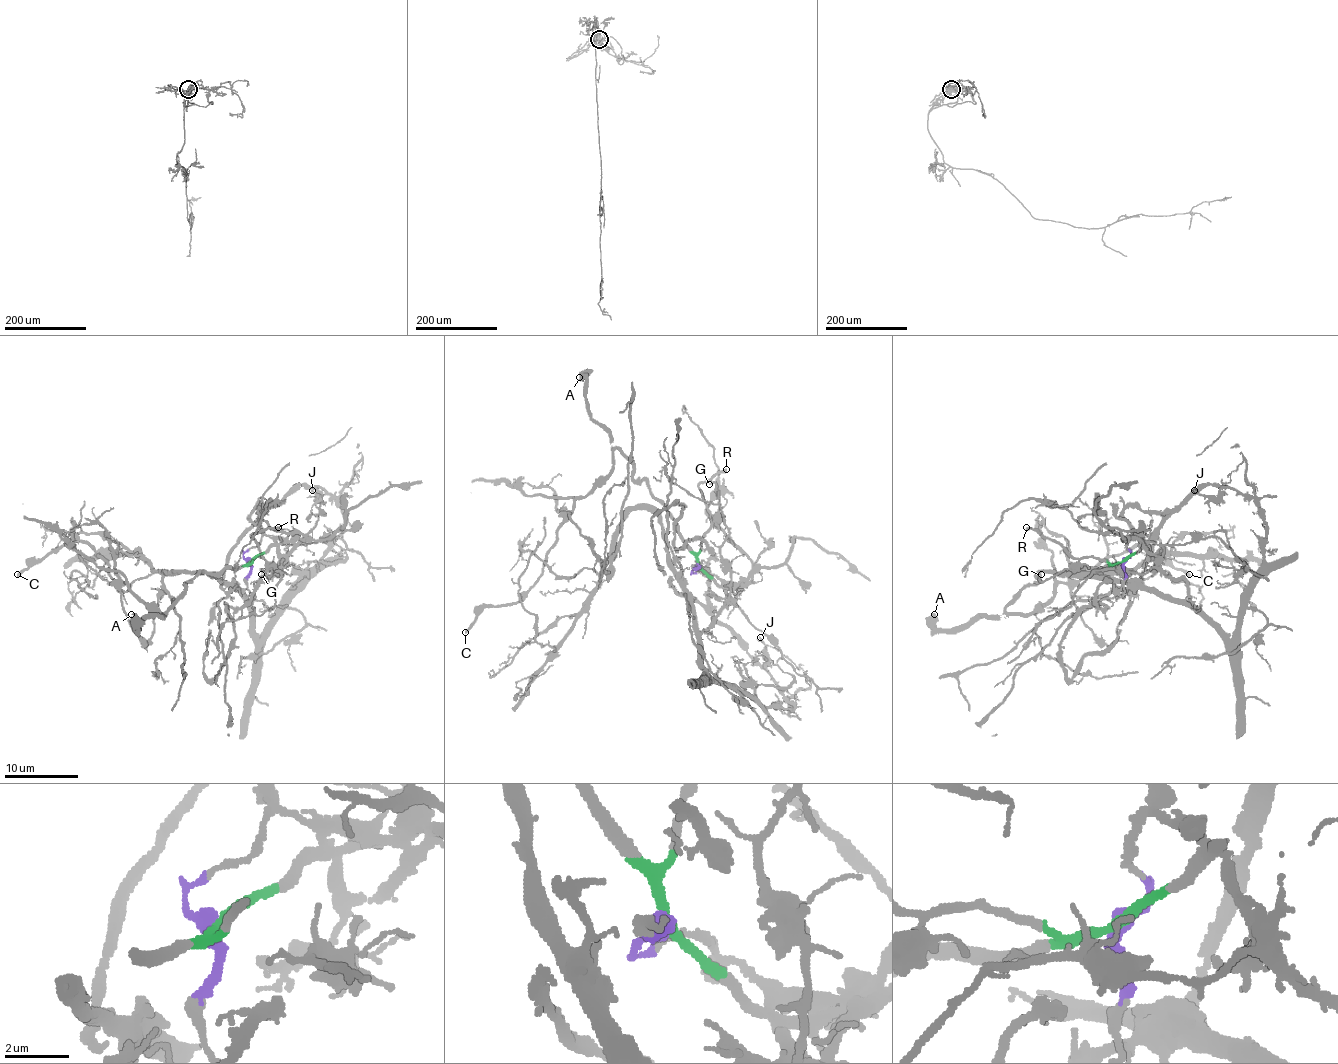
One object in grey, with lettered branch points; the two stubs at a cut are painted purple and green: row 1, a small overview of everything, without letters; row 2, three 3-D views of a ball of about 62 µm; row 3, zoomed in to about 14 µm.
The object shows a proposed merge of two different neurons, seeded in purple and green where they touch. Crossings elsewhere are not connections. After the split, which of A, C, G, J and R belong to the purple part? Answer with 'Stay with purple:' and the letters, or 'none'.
Stay with purple: J

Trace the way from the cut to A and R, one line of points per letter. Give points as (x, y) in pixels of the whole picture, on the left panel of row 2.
A: (251, 560), (234, 568), (201, 571), (184, 584), (184, 590), (162, 615), (149, 615), (138, 628), (131, 614)
R: (251, 560), (251, 564), (256, 556), (264, 558), (251, 536), (278, 527)

